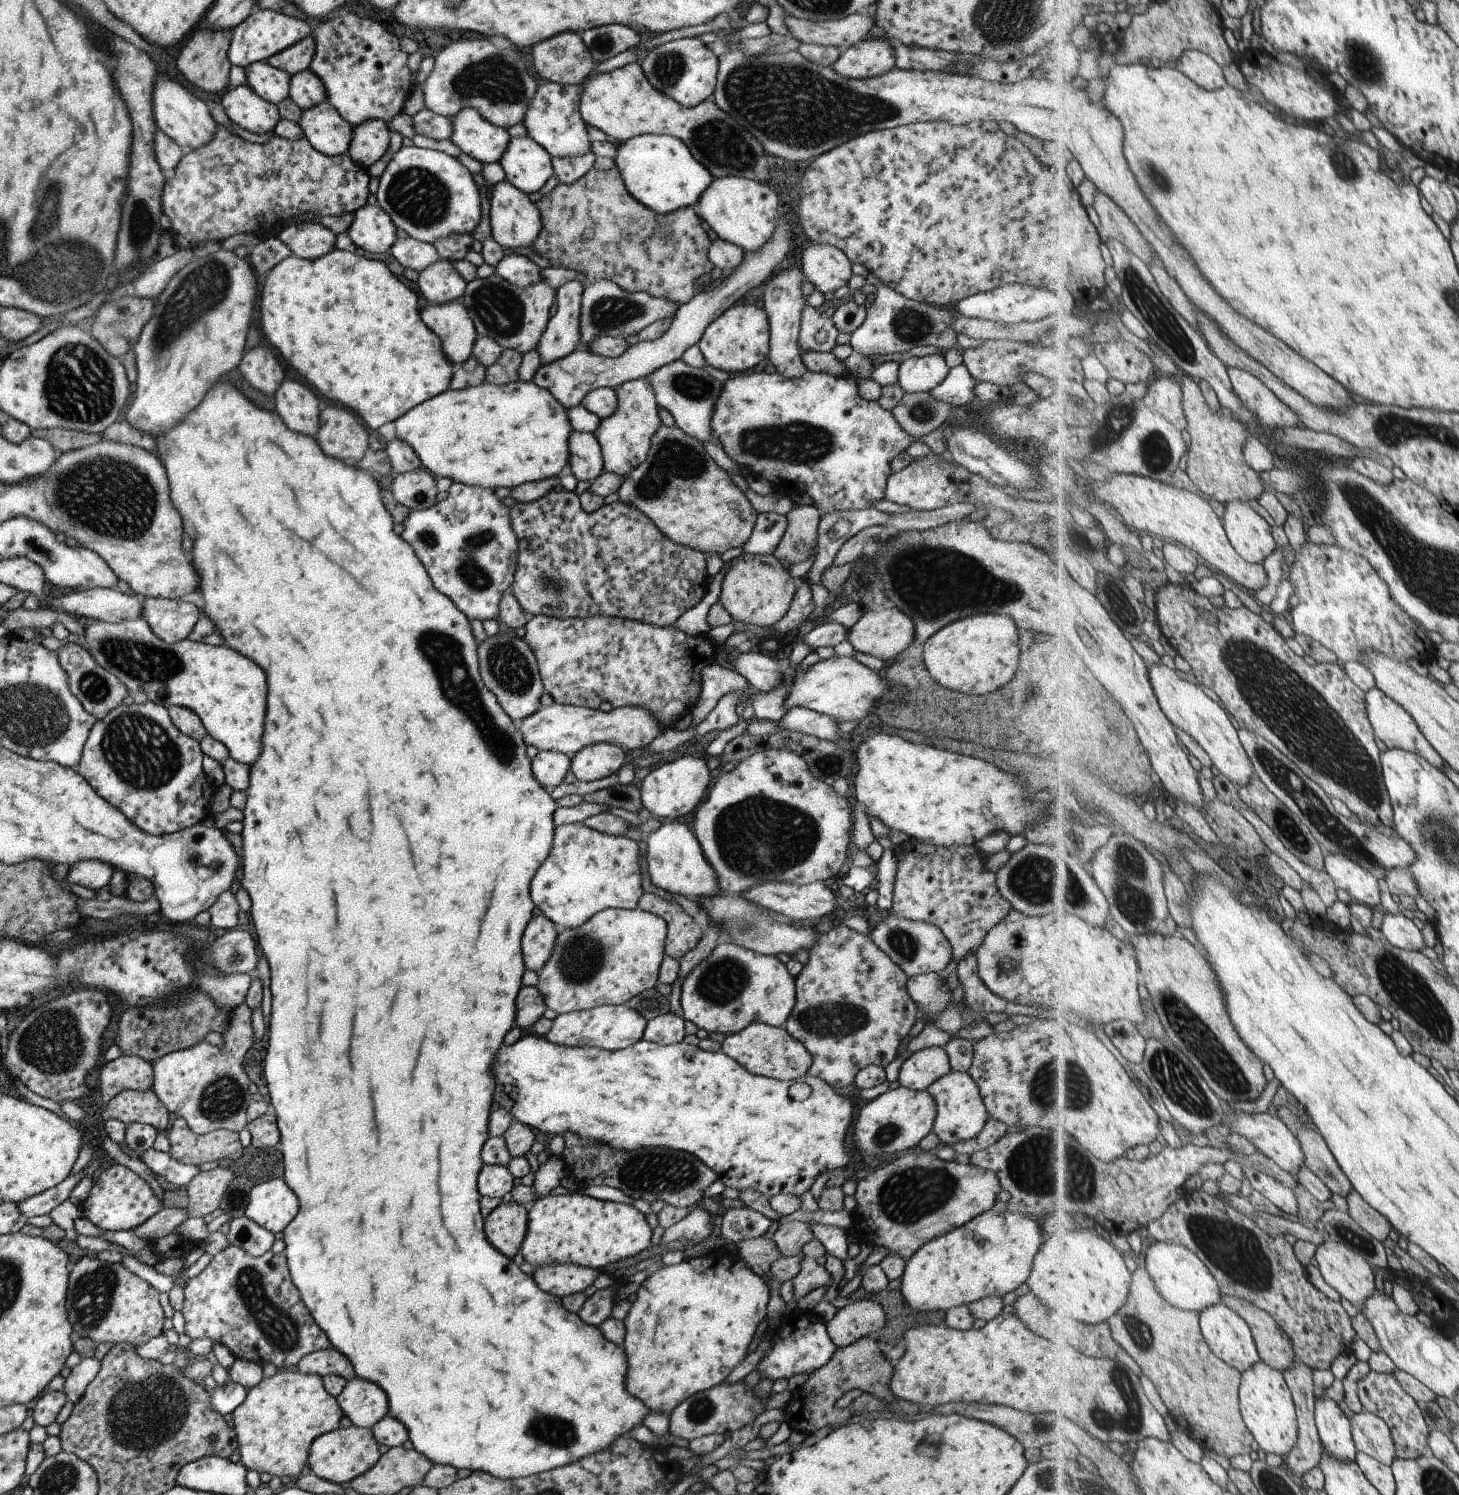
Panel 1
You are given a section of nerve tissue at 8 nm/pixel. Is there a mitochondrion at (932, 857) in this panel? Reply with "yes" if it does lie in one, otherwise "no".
no

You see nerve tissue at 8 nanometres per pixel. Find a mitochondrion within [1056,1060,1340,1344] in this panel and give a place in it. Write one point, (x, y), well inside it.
(1236, 1251)

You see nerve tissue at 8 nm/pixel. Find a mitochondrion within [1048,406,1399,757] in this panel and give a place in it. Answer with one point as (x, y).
(1157, 452)

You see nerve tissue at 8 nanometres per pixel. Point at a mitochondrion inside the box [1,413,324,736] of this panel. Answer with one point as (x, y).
(104, 492)

